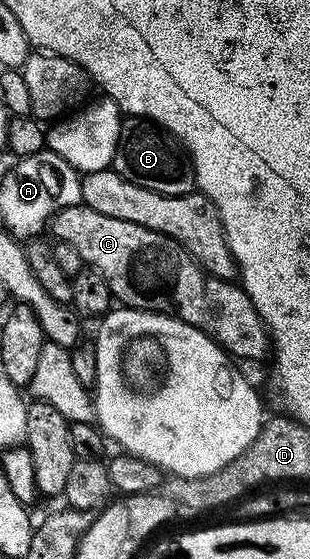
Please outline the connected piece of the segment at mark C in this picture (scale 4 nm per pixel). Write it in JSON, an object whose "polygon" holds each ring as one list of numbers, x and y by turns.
{"polygon":[[83,203,65,209,57,208,50,222,50,233,51,229,56,241,70,243,70,247,74,247,78,255,82,255,85,266,102,275,102,279,106,279,113,298,121,306,177,317,187,325,207,333,225,353,233,358,260,361,267,353,269,356,272,349,271,336,261,321,254,303,250,303,250,295,246,295,246,291,239,284,208,273,172,237,162,235,158,231,150,231,150,227,142,227,126,219,114,219,110,215,102,215,102,211,94,211]]}

